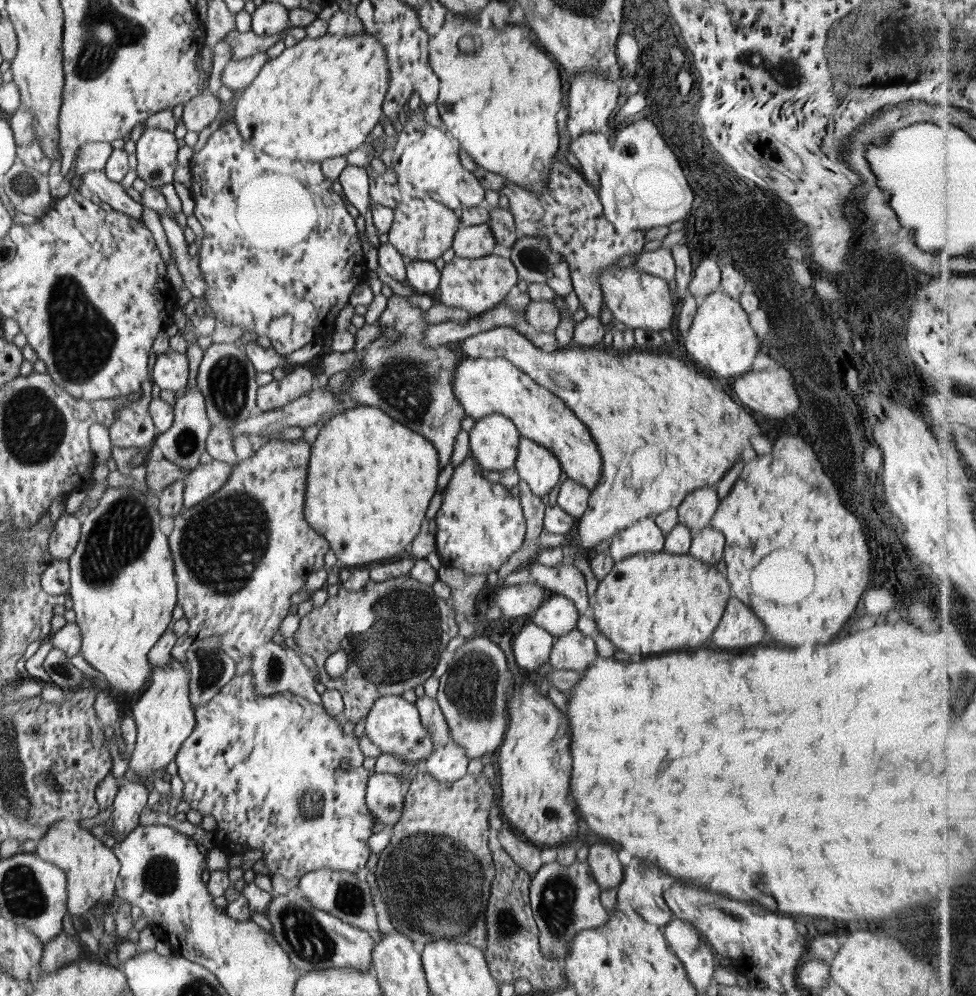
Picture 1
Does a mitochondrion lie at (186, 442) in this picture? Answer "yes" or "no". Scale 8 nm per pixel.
yes

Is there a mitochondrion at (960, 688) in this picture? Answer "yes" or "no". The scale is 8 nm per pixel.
yes

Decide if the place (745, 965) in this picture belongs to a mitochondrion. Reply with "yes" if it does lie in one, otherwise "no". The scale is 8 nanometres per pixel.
no

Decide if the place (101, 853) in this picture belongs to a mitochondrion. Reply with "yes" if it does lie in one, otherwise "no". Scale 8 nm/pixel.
no

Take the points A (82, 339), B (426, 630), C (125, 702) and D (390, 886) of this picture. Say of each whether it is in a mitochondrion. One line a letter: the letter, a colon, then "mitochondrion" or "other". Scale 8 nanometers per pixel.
A: mitochondrion
B: mitochondrion
C: other
D: mitochondrion

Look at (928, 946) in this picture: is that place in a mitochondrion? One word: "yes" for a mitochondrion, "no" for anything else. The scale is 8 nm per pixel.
yes

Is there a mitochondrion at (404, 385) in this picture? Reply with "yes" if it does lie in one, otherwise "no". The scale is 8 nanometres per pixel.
yes

